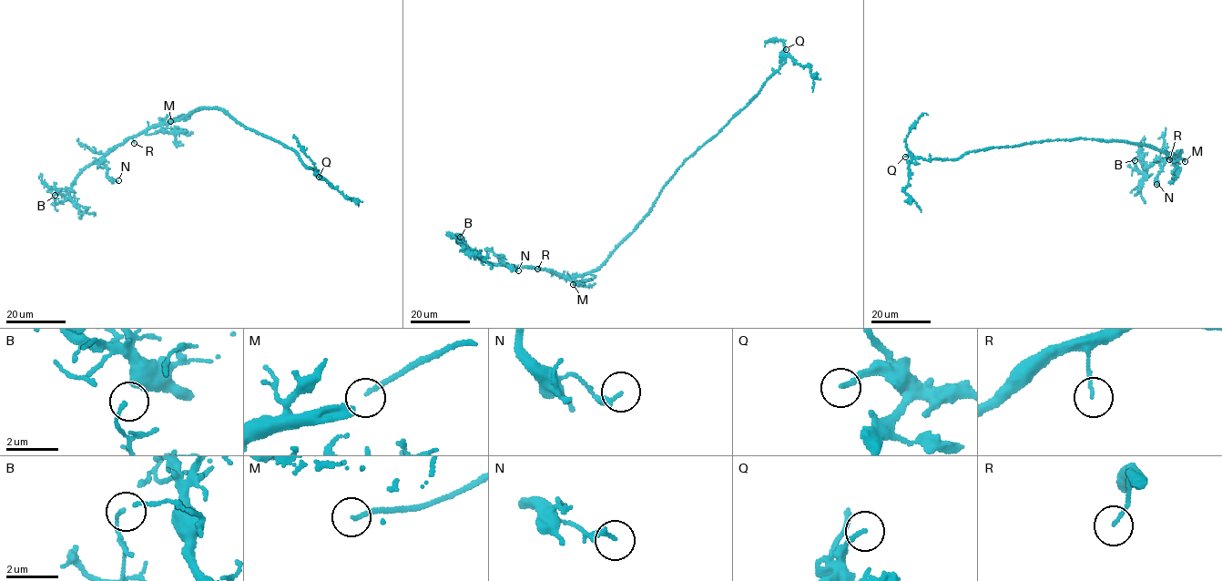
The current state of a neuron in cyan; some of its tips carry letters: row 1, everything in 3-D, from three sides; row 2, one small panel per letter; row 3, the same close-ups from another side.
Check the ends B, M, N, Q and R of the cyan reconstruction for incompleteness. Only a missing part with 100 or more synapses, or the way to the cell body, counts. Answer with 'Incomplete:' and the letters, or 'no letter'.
Incomplete: M

